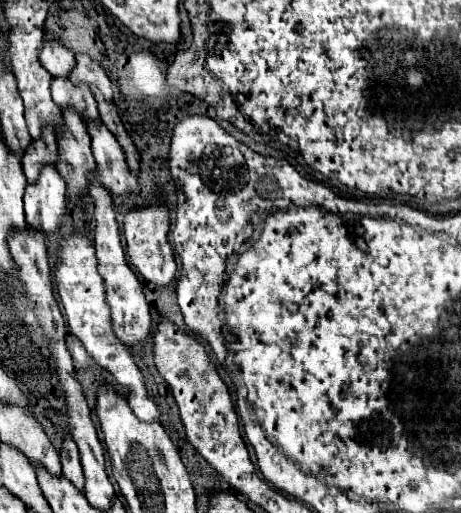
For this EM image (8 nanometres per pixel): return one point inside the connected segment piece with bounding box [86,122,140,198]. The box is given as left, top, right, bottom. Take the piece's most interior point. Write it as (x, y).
(112, 171)

